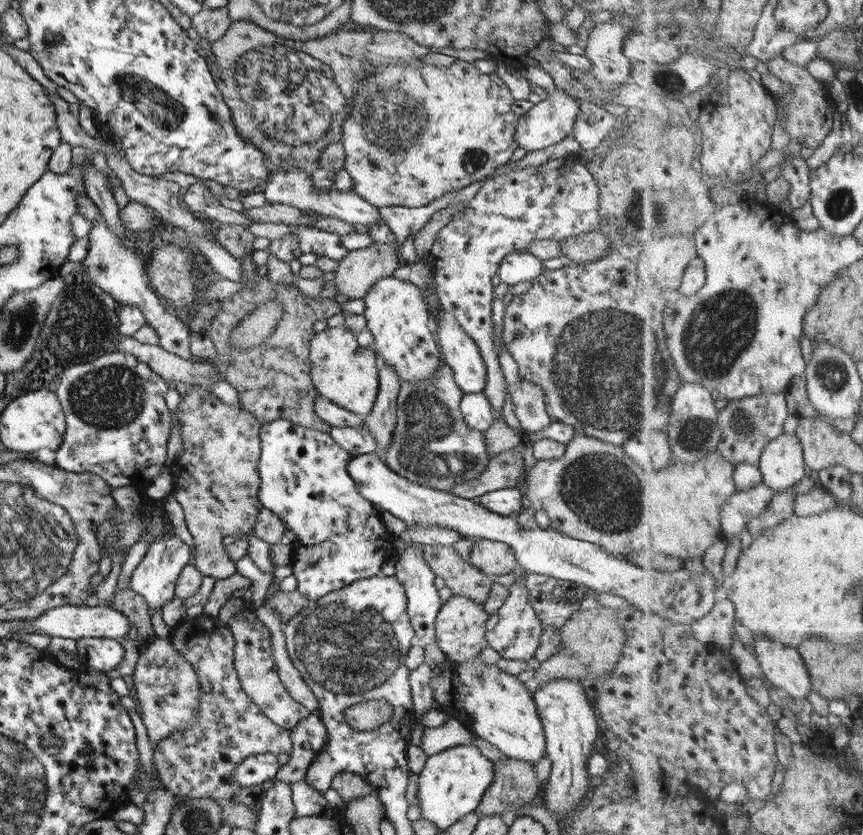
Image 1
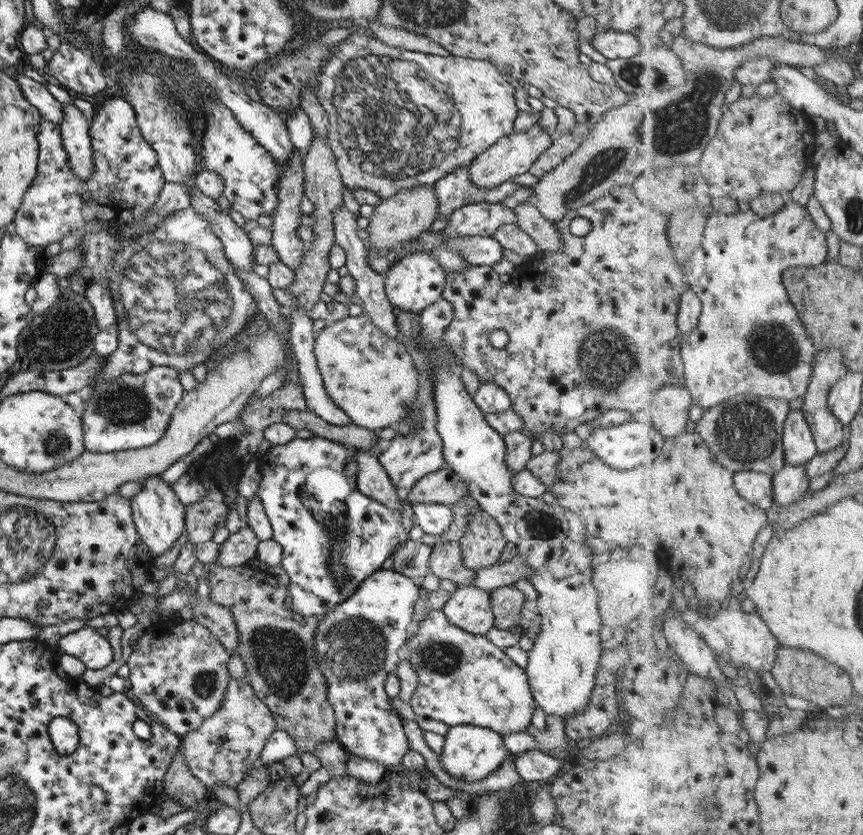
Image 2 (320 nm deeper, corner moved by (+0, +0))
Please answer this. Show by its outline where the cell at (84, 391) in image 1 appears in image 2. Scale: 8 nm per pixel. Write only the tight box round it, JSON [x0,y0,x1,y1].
[79,366,184,453]

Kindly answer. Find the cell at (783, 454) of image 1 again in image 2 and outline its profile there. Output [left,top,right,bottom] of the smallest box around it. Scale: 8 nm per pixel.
[784,409,818,465]

